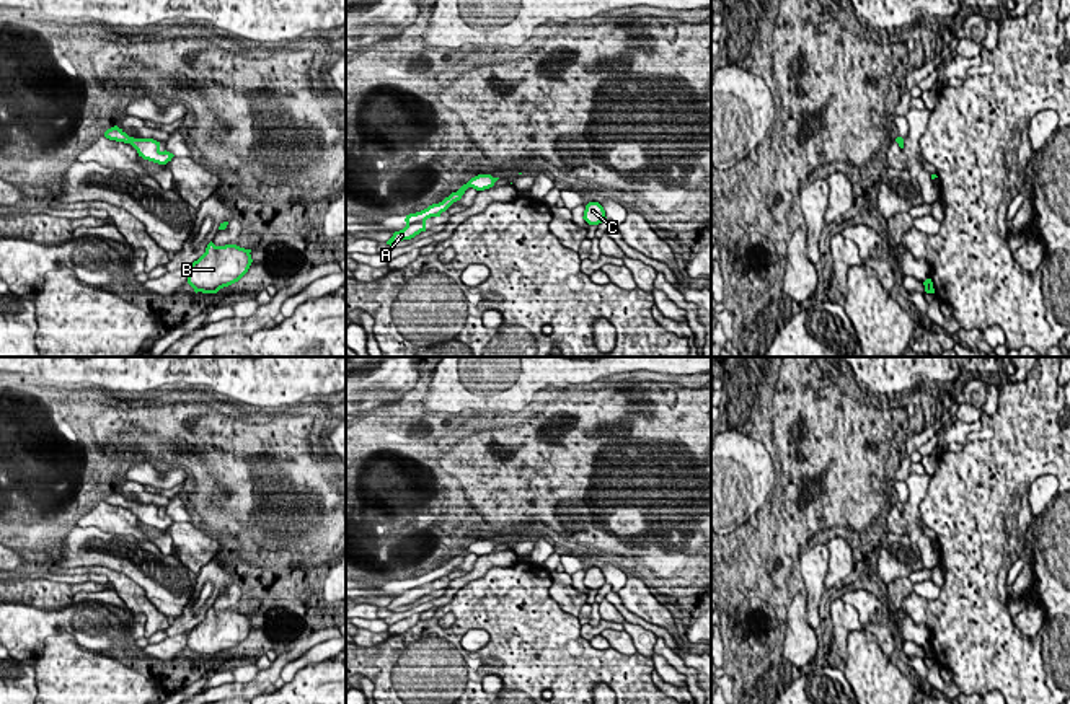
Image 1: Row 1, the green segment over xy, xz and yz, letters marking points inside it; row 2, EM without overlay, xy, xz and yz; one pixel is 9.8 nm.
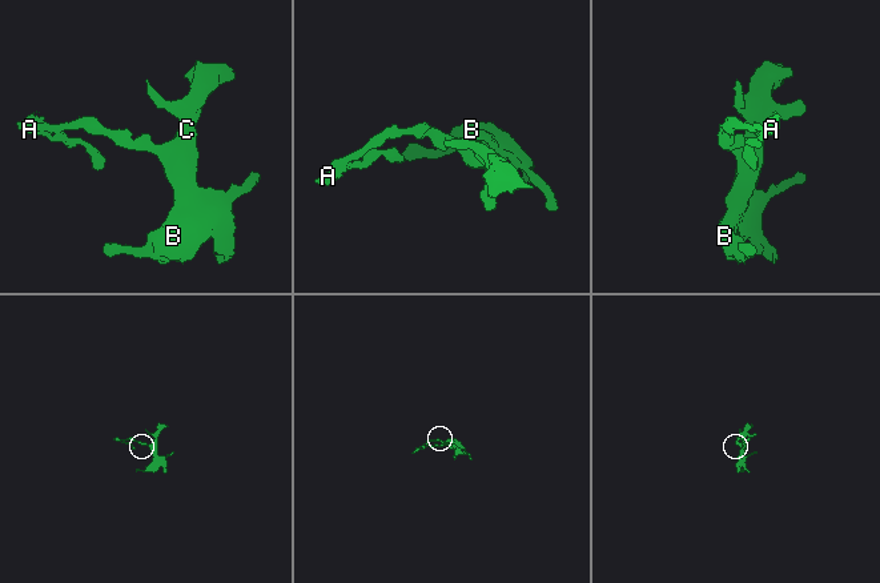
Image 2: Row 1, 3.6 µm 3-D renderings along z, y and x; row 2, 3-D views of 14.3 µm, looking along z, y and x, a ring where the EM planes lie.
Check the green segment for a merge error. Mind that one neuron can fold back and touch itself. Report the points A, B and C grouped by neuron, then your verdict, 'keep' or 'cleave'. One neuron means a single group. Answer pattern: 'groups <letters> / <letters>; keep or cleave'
groups A / B C; cleave

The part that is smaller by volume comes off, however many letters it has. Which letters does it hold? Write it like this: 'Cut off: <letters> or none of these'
Cut off: A

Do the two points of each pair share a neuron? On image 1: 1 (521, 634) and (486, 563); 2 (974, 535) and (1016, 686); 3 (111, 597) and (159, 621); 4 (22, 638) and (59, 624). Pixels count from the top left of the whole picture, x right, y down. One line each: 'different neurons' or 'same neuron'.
1: different neurons
2: same neuron
3: different neurons
4: same neuron

